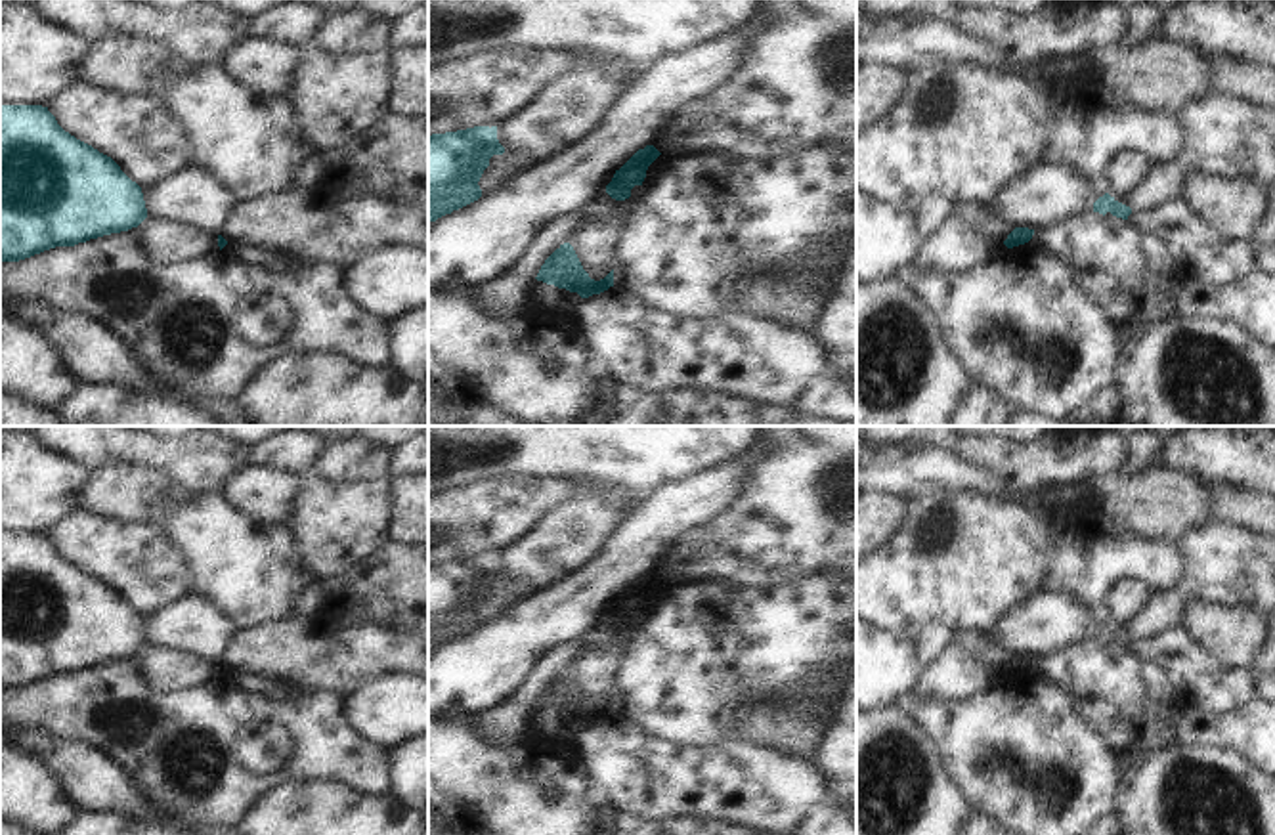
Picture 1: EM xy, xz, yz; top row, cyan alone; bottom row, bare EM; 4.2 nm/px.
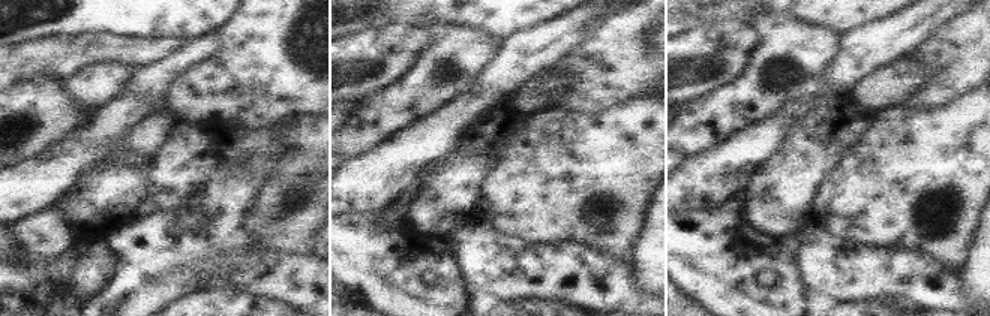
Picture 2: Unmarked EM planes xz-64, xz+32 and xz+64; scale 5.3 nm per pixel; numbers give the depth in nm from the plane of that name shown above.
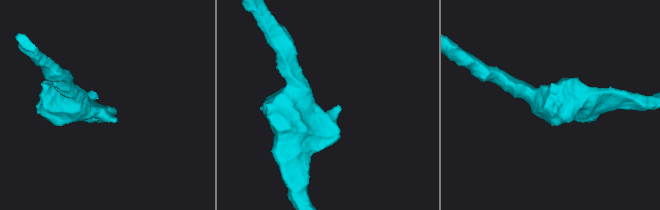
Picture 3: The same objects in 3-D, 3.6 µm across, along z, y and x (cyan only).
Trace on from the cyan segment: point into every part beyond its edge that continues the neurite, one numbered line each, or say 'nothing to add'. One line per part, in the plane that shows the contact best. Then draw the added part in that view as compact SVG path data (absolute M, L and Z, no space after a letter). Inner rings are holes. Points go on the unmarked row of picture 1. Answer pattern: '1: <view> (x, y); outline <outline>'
nothing to add

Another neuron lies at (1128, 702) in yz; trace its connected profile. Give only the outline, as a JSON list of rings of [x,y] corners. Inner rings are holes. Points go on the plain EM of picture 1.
[[[1091,638],[1034,659],[1028,671],[1070,697],[1076,713],[1109,743],[1120,776],[1178,743],[1183,707],[1168,673],[1128,648]]]

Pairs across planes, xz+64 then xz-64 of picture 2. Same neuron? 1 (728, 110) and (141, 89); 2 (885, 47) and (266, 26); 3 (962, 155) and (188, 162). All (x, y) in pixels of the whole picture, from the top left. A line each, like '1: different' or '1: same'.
1: different
2: different
3: same

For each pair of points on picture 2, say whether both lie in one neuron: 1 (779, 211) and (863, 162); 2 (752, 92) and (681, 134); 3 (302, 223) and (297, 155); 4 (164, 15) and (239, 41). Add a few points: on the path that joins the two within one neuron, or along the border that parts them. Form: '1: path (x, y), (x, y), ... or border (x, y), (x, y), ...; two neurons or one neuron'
1: border (837, 159), (818, 189), (810, 220); two neurons
2: path (734, 102), (722, 113), (699, 122); one neuron
3: path (302, 207), (306, 199), (306, 171); one neuron
4: border (233, 15), (216, 32); two neurons

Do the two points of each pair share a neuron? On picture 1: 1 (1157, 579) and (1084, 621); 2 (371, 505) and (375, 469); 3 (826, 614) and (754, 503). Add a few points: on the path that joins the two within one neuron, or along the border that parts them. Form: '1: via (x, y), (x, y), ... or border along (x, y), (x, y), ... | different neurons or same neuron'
1: border along (1058, 593), (1069, 593), (1105, 620) | different neurons
2: border along (388, 476), (367, 482), (327, 480) | different neurons
3: border along (836, 576), (805, 576), (759, 589) | different neurons

